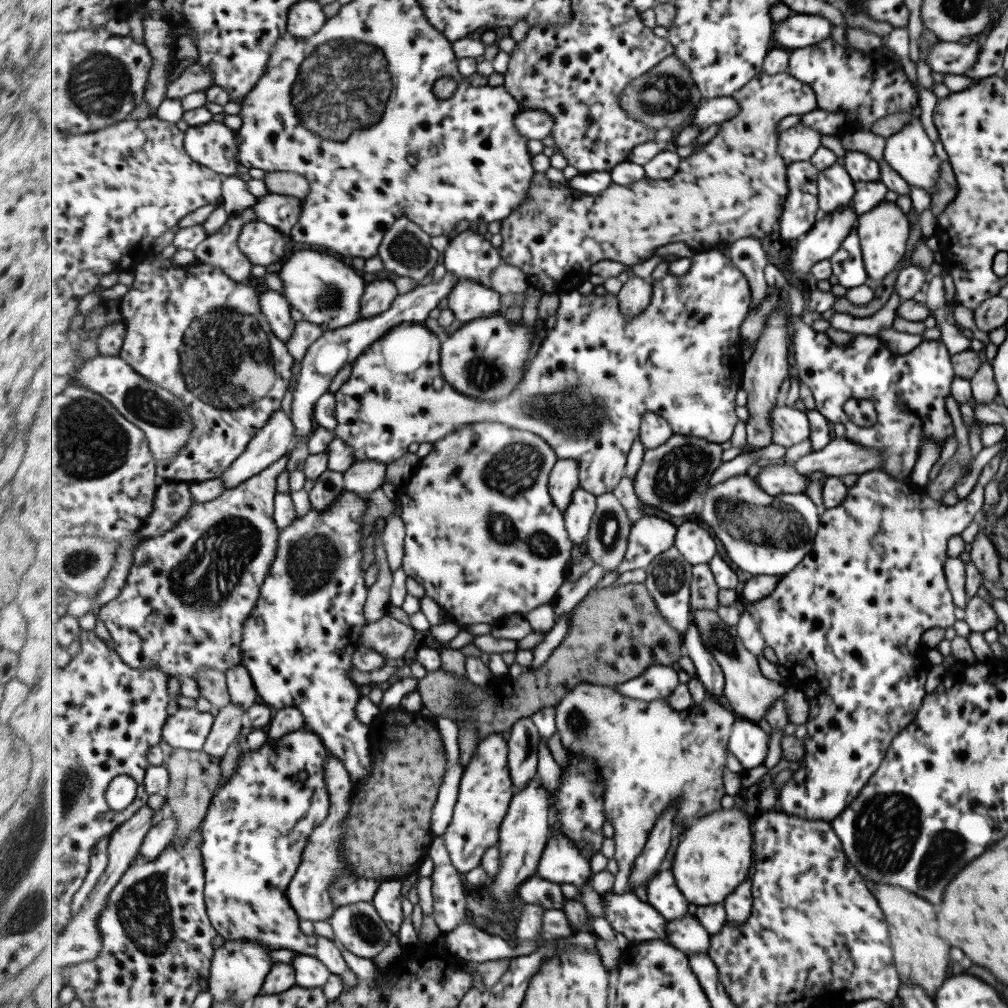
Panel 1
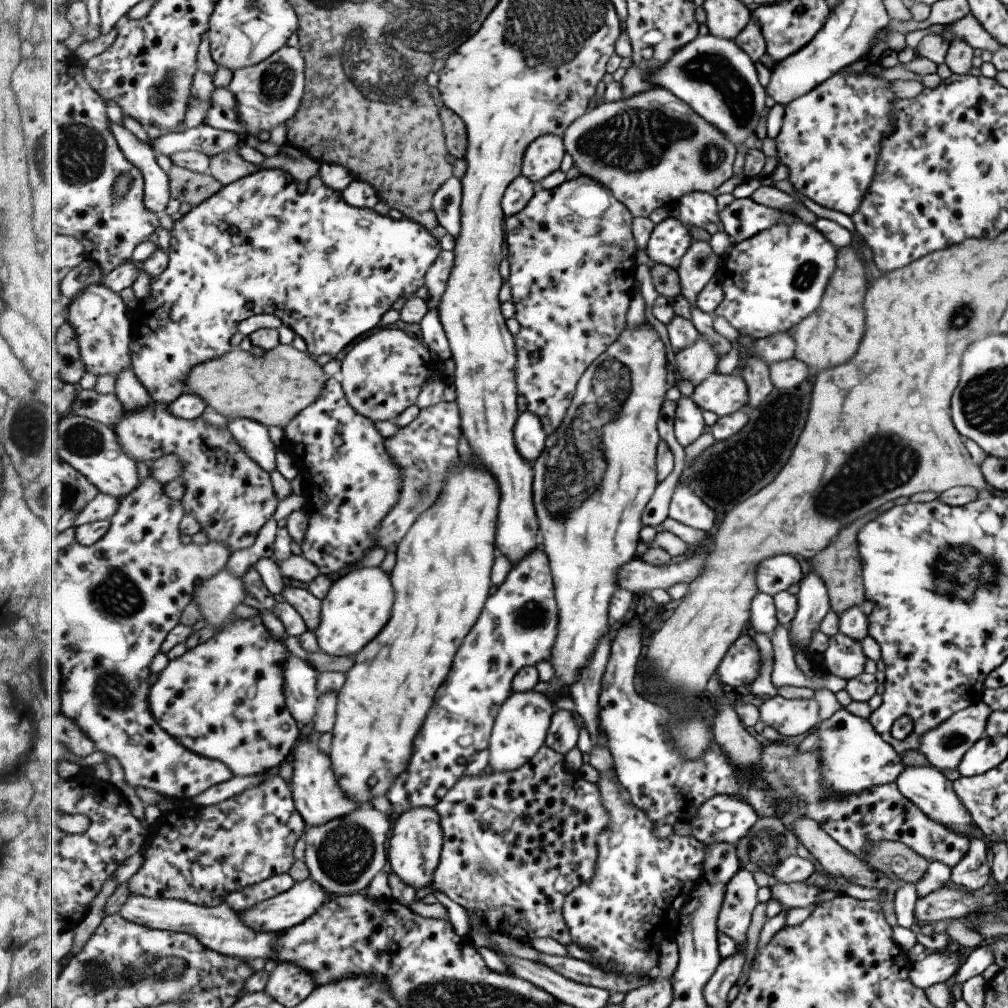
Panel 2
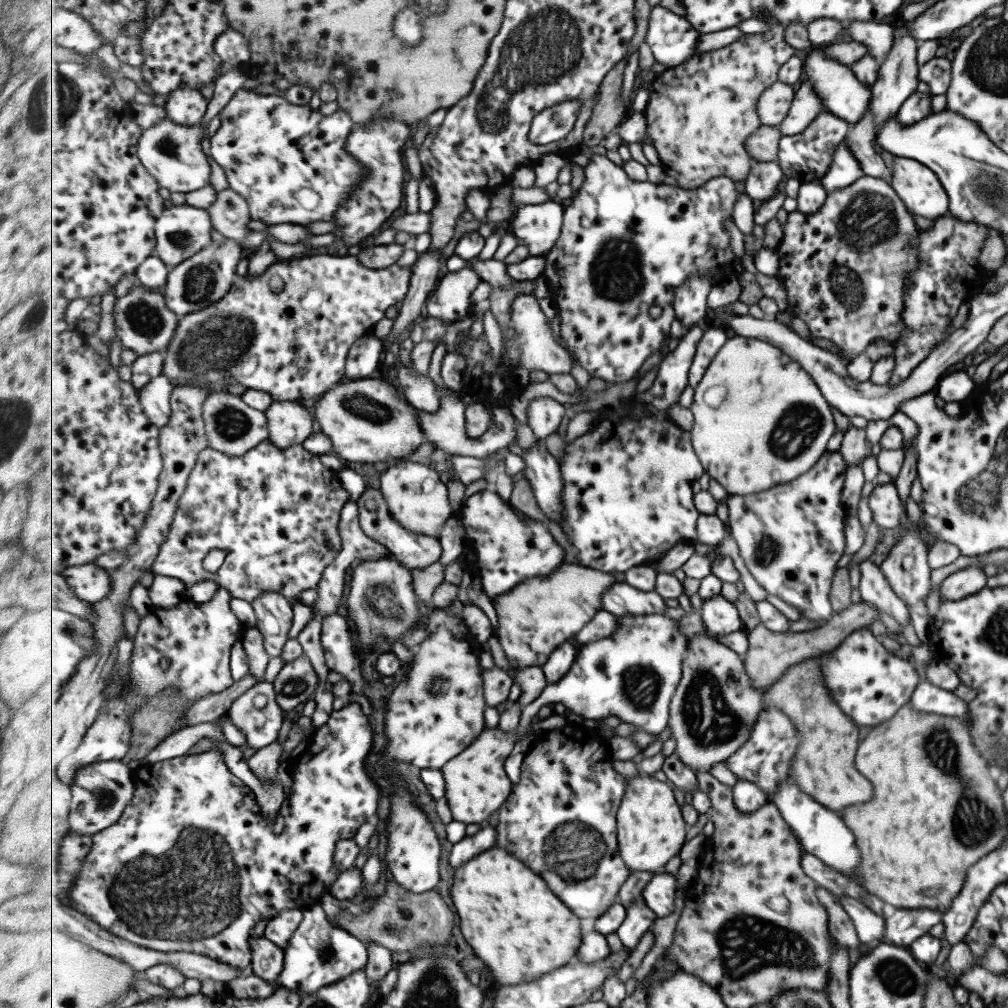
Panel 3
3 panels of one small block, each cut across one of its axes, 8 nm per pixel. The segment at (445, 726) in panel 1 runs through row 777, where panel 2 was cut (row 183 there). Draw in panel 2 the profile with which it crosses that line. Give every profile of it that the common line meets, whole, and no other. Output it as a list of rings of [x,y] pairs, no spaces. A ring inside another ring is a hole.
[[[453,176],[447,180],[433,198],[435,210],[440,224],[456,239],[461,234],[461,206],[463,200],[463,183]]]

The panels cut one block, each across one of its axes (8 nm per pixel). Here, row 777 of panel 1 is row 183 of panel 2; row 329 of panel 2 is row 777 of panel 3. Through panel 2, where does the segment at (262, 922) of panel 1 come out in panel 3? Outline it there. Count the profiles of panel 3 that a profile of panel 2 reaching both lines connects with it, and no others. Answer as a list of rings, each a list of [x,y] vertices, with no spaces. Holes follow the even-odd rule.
[[[349,703],[341,709],[334,708],[329,720],[324,725],[314,729],[308,737],[305,750],[297,757],[288,760],[294,792],[291,792],[290,796],[283,802],[275,821],[269,821],[263,816],[263,810],[257,802],[255,792],[252,792],[249,786],[243,784],[227,768],[225,756],[219,749],[191,755],[184,754],[133,769],[132,777],[136,784],[134,800],[124,810],[123,816],[117,824],[92,835],[93,848],[89,852],[88,858],[85,858],[73,888],[69,890],[69,897],[73,899],[70,906],[75,907],[79,912],[87,913],[89,917],[105,927],[108,932],[124,940],[161,952],[187,951],[204,954],[213,958],[213,960],[217,960],[217,962],[221,962],[221,964],[229,964],[229,966],[235,966],[241,972],[249,972],[249,970],[252,970],[253,951],[251,941],[253,940],[252,931],[255,926],[263,920],[270,921],[273,917],[279,916],[283,910],[301,909],[303,911],[307,906],[320,904],[321,898],[325,894],[331,894],[333,884],[337,882],[340,875],[339,869],[335,867],[337,866],[337,863],[335,863],[335,842],[341,839],[353,840],[363,824],[367,824],[367,822],[374,824],[380,820],[379,802],[381,802],[383,788],[375,782],[373,774],[369,774],[369,768],[367,768],[367,758],[371,756],[371,752],[375,748],[373,746],[375,738],[373,738],[372,722],[367,716],[363,715],[365,715],[365,709],[357,703]]]

